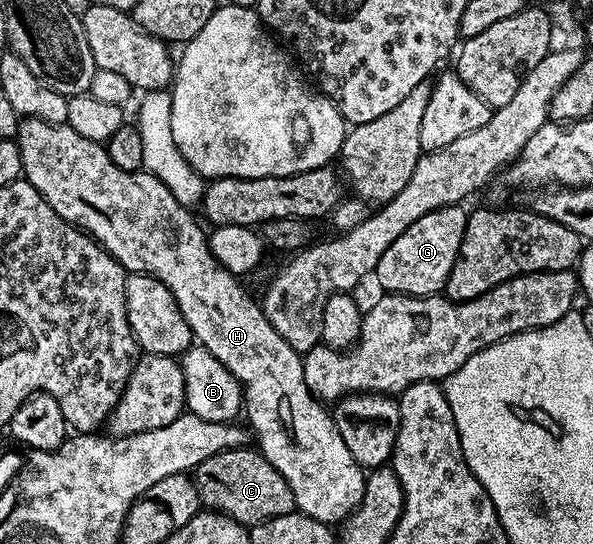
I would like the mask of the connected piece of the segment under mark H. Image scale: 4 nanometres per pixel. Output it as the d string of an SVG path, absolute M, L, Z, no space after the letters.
M28 117L19 124L16 140L25 180L29 181L32 187L36 187L36 191L40 191L40 195L50 204L52 211L56 211L56 215L60 215L66 222L82 230L83 233L90 234L103 249L109 251L120 262L127 273L143 273L149 277L155 277L160 283L164 283L164 287L168 287L168 291L172 291L172 295L180 307L180 315L184 315L195 342L210 351L242 385L244 417L247 417L245 420L248 422L253 438L256 440L256 448L259 453L265 455L268 463L272 463L272 467L276 467L276 471L280 471L280 475L284 475L284 479L292 487L297 512L308 515L317 521L322 521L328 526L345 521L353 513L354 508L364 499L367 474L362 466L356 463L356 459L352 459L352 451L348 451L340 431L336 431L333 412L323 402L319 401L312 391L308 391L308 383L304 383L303 354L297 353L280 335L280 331L276 331L276 327L272 327L272 323L268 323L266 312L262 310L261 304L255 298L254 301L250 298L249 293L242 287L243 282L234 274L229 273L212 255L207 230L204 231L198 226L199 218L197 216L194 218L190 214L193 212L187 206L176 203L176 199L172 199L172 191L168 191L168 187L164 187L164 183L160 183L160 179L156 179L151 173L145 171L136 173L120 171L120 167L116 167L116 163L112 163L112 159L108 159L108 151L103 142L84 139L84 135L76 135L76 131L72 131L67 124L50 125L46 121Z

